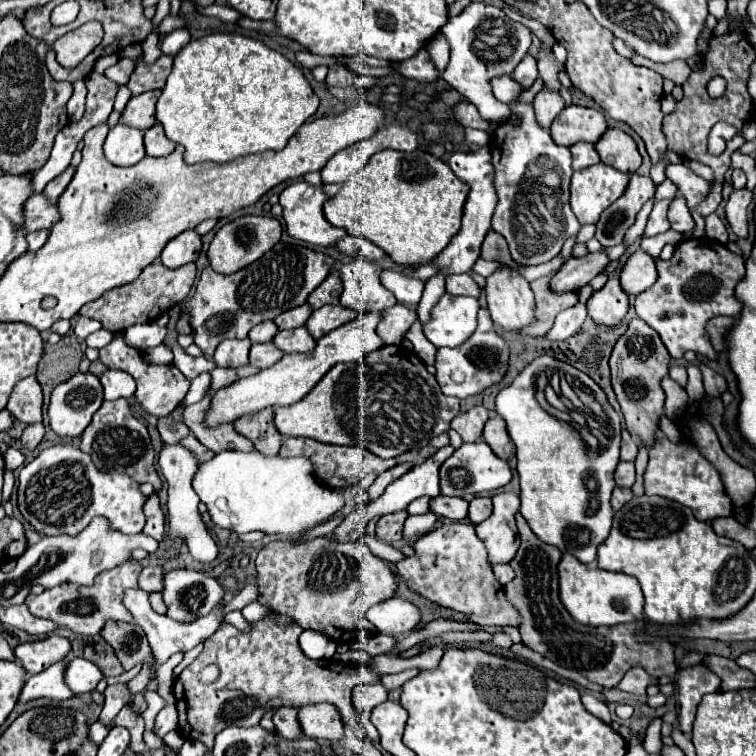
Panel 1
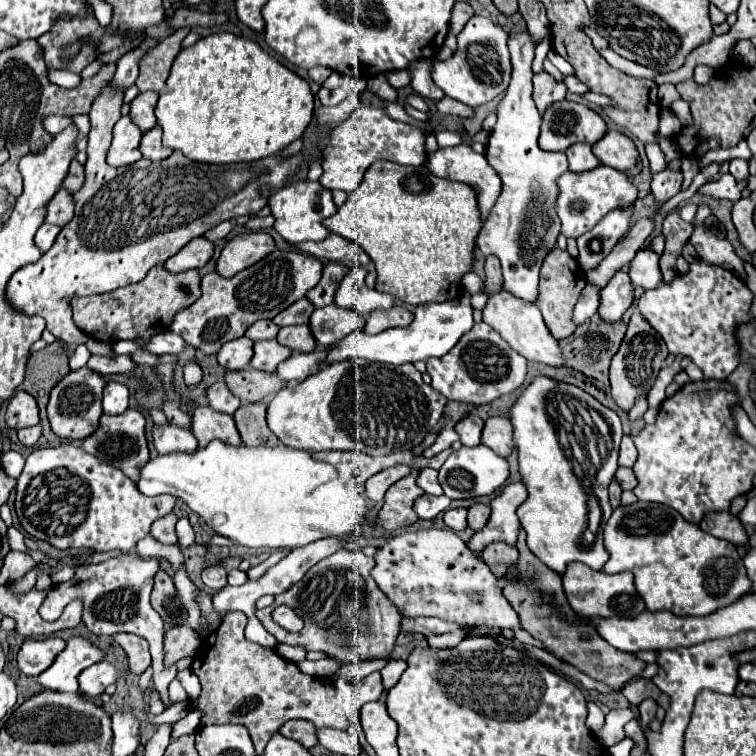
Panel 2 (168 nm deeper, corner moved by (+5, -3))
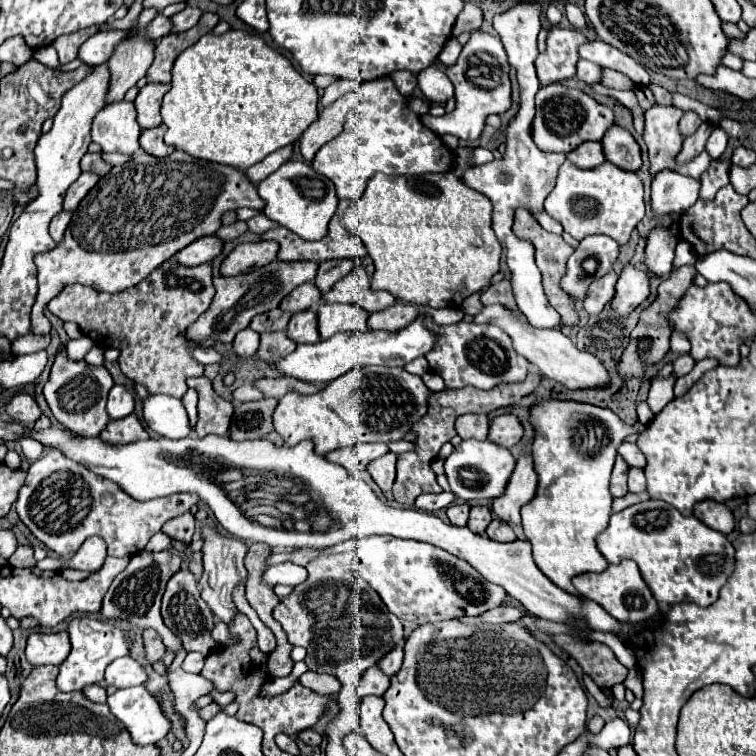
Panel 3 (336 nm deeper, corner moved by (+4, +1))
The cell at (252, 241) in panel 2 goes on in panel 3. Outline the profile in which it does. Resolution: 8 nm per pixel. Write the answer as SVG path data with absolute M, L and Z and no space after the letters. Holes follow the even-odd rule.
M250 242L238 244L220 266L222 276L246 274L252 268L262 268L276 260L278 244L276 242Z

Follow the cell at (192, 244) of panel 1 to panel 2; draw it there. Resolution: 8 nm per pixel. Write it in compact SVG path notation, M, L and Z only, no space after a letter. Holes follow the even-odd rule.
M193 238L175 256L167 258L163 266L169 272L177 274L177 272L185 272L191 268L205 266L211 256L213 256L213 244L207 238Z

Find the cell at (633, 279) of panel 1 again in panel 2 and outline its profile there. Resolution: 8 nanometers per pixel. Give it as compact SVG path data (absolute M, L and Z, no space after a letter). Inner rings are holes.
M649 248L639 250L633 262L629 264L629 278L633 286L641 286L645 290L657 288L663 282L663 276L659 270L659 256Z

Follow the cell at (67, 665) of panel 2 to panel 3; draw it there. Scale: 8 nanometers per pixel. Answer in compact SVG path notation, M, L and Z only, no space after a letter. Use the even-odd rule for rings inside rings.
M72 618L68 624L68 634L72 642L72 652L66 658L66 662L60 666L58 674L58 688L62 692L72 692L72 690L82 690L88 684L102 684L104 682L104 670L110 662L116 658L128 656L130 654L130 642L120 626L114 622L106 620L96 620L96 618Z

